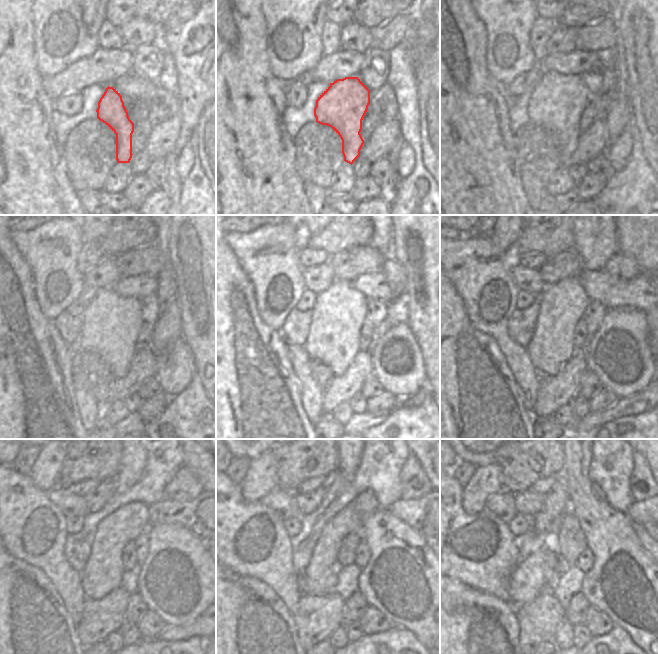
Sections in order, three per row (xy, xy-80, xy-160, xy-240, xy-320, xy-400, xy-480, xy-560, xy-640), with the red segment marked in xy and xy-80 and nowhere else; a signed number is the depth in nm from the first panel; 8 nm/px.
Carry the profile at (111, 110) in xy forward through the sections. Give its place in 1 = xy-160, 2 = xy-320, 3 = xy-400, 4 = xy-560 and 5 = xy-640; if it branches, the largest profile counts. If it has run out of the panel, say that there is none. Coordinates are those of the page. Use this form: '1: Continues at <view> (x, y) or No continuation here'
1: Continues at xy-160 (558, 101)
2: Continues at xy-320 (338, 313)
3: Continues at xy-400 (563, 304)
4: Continues at xy-560 (321, 575)
5: Continues at xy-640 (597, 490)

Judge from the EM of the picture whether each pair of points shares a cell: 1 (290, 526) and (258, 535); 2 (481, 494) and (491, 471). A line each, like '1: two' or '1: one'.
1: two
2: one

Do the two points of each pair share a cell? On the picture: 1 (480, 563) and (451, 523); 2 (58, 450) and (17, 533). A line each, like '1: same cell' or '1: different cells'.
1: same cell
2: different cells

